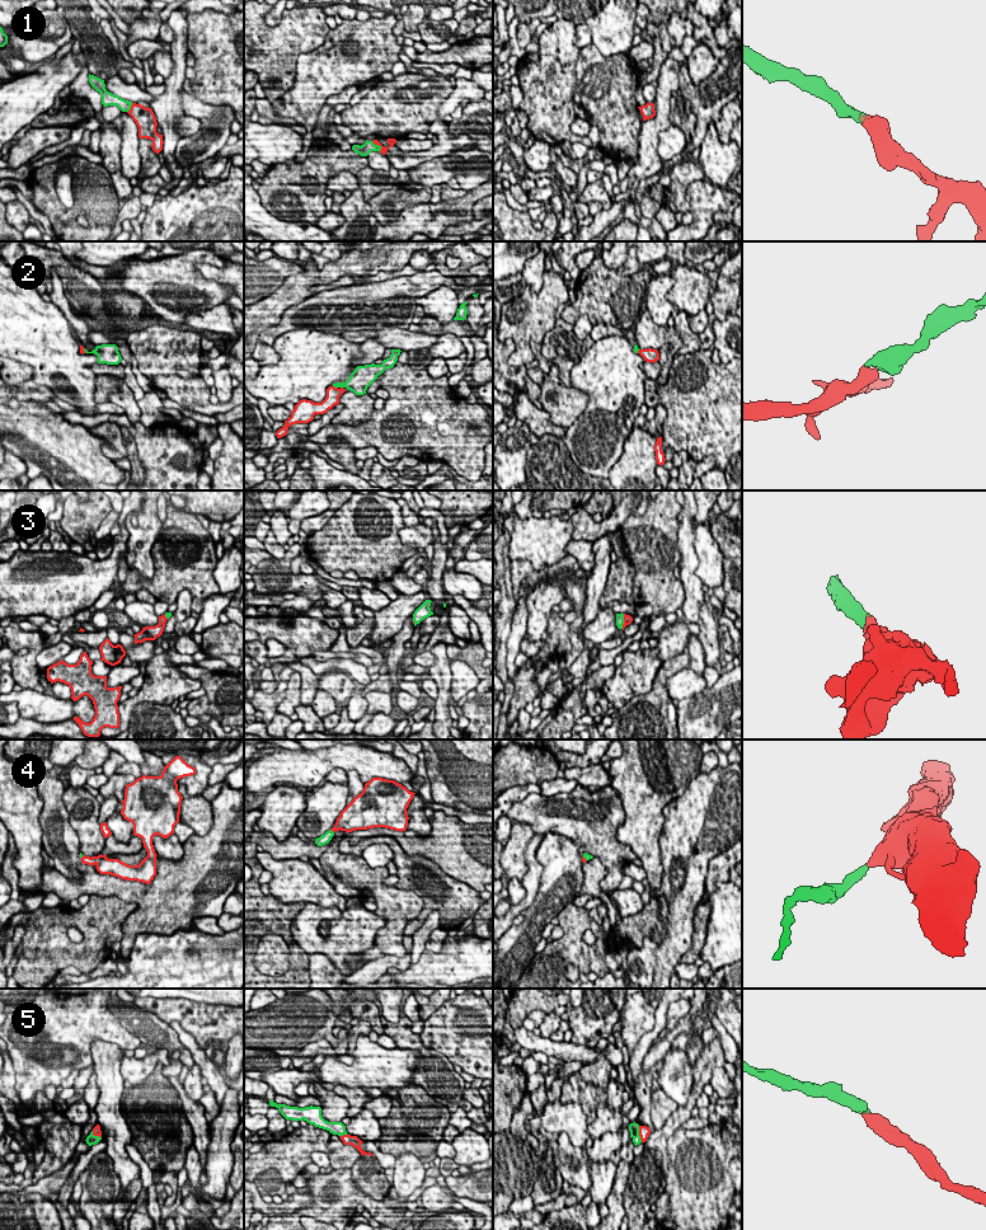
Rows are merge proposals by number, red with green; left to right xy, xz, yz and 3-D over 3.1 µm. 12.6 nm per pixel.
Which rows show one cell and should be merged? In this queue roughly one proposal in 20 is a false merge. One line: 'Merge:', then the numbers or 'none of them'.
Merge: 1, 2, 3, 4, 5

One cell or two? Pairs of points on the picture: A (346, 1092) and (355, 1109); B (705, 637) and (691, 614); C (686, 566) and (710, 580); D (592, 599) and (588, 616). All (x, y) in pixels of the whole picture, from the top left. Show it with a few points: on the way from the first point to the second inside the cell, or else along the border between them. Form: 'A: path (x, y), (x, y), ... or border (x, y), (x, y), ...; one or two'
A: path (350, 1095), (355, 1101), (355, 1106); one
B: border (703, 601), (696, 623); two
C: border (693, 540), (698, 560), (695, 574), (703, 583); two
D: path (592, 602), (590, 613); one

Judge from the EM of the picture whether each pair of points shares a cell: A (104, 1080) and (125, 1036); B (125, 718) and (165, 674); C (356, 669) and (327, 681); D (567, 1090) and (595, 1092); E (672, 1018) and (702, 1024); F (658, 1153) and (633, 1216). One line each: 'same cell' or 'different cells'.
A: different cells
B: same cell
C: different cells
D: same cell
E: different cells
F: same cell

